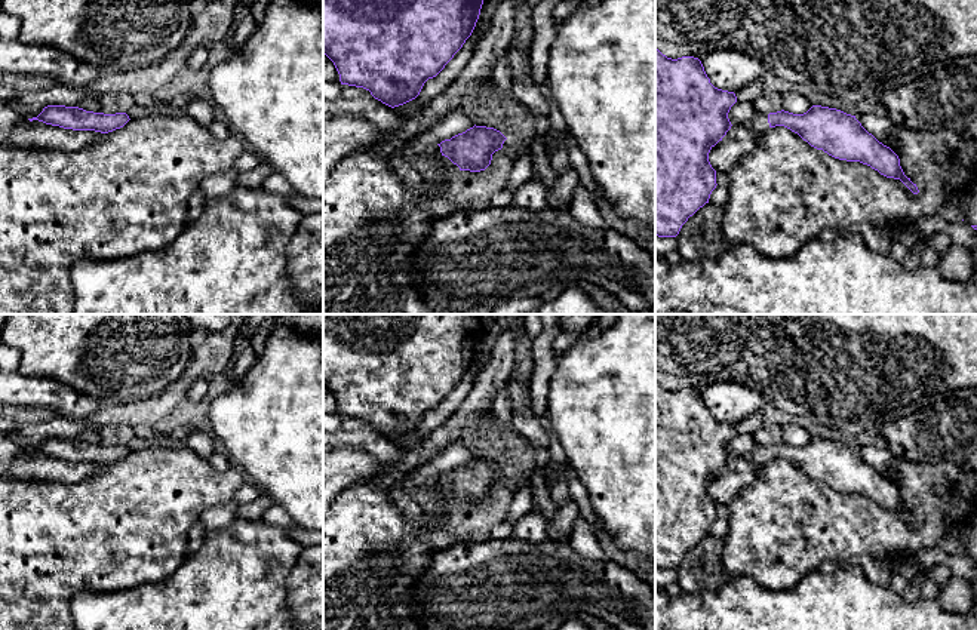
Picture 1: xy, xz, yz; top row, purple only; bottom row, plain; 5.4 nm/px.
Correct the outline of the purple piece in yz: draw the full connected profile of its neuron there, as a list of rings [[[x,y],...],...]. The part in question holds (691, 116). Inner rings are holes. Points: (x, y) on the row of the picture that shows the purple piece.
[[[655,47],[655,236],[676,237],[688,218],[709,203],[718,185],[709,153],[731,129],[728,113],[735,102],[734,92],[718,89],[710,83],[698,58],[672,59]]]

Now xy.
[[[47,105],[37,117],[28,120],[39,120],[64,129],[108,133],[123,127],[130,119],[126,113],[104,114],[79,107]]]

